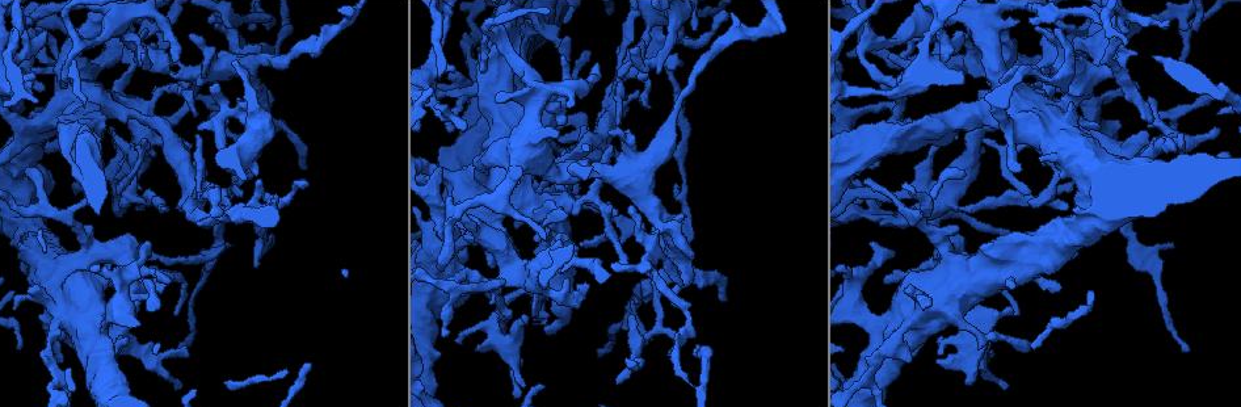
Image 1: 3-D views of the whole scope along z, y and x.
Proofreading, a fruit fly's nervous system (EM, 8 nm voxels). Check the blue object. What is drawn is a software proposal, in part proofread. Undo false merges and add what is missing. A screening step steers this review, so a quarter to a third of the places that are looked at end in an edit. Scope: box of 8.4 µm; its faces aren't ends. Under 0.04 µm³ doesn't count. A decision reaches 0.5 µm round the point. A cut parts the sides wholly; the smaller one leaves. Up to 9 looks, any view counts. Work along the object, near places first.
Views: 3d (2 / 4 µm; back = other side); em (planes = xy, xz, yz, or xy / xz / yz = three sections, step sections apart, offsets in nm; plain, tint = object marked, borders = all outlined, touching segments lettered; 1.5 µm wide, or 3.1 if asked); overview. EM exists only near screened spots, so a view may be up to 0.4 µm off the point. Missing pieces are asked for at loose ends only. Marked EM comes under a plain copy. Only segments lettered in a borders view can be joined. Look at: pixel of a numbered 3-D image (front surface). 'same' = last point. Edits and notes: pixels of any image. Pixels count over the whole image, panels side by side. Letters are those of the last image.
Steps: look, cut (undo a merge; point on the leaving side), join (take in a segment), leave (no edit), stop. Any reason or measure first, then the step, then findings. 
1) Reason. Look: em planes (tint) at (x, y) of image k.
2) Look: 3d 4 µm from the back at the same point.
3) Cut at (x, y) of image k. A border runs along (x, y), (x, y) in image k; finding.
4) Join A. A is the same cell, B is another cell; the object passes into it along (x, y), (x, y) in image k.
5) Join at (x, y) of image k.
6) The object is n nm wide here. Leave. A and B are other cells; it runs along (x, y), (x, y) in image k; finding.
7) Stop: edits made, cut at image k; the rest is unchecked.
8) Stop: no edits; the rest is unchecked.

Sudden change in width. Look: em yz step 4 (tint) at (1053, 38) of image 1.

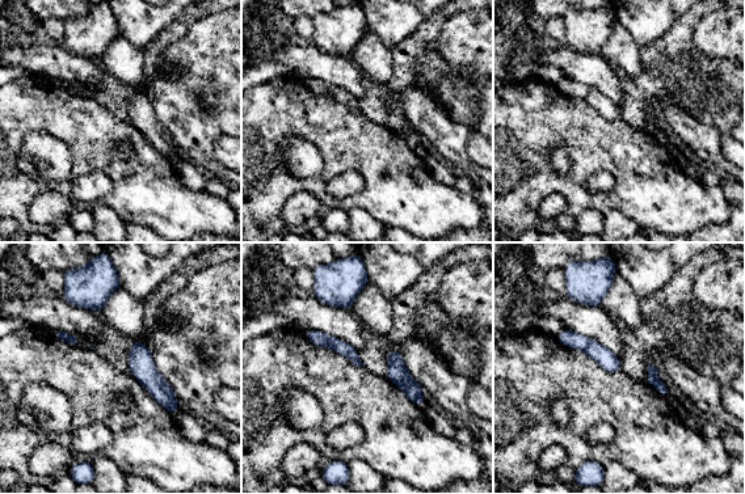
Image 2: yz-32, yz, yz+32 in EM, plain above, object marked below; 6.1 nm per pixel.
Look: em planes (borders) at the same point.

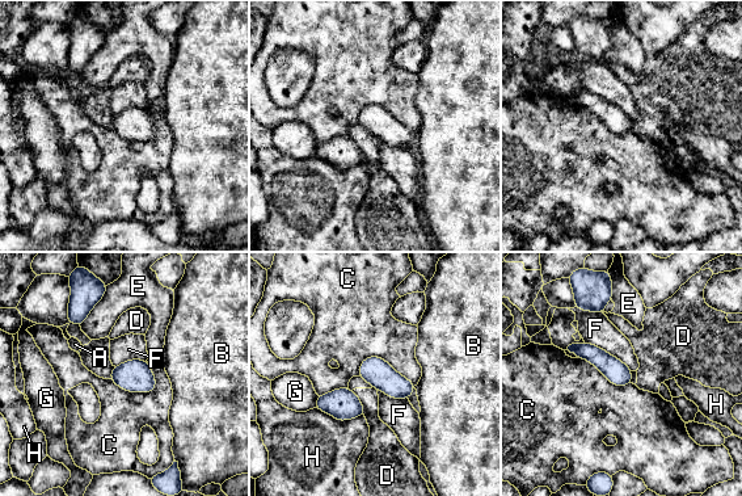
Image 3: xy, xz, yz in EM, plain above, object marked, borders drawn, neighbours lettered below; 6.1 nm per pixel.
The object is 140 nm wide here. Leave. A, B, C, D, E, F, G and H are other cells; a border runs along (110, 378), (129, 391), (156, 389) in image 3; one neuron here.

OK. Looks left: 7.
Branch stops here. Look: 3d 4 µm at (970, 385) of image 1.

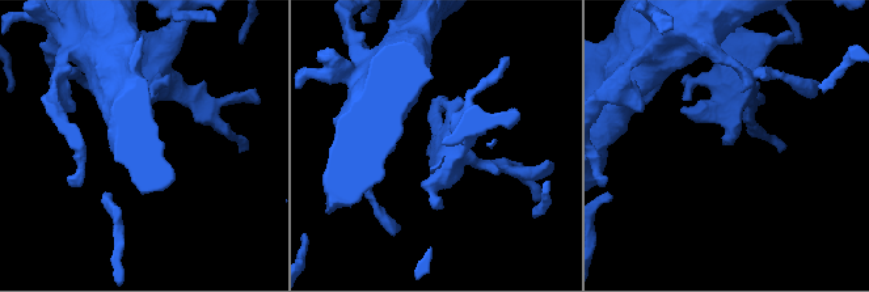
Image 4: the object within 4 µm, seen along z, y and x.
Look: em xy step 4 (tint) at (731, 143) of image 4.

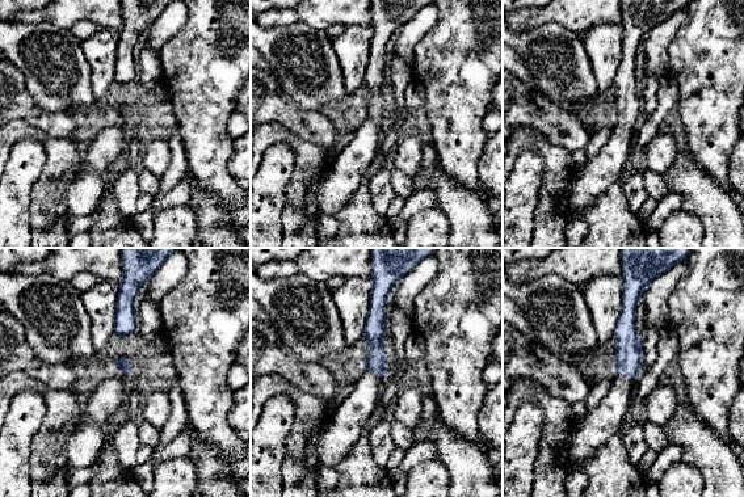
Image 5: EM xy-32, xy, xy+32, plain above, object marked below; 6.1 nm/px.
Cut it another way. Look: em yz step 4 (borders) at the same point.

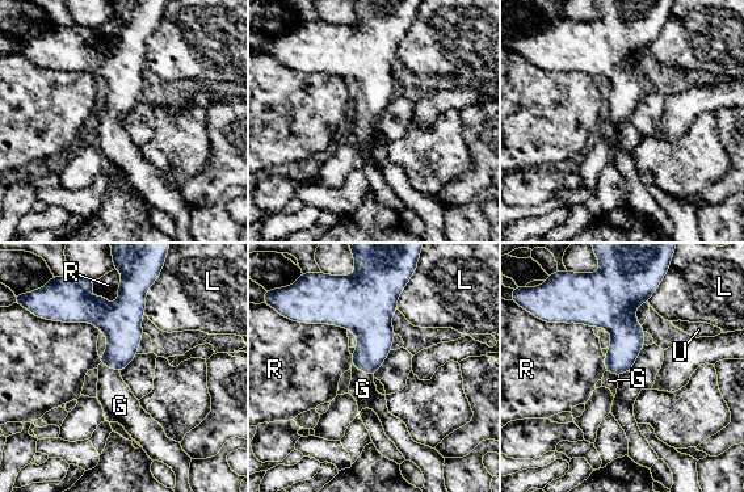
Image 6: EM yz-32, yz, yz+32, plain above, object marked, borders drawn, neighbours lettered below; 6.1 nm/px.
The object is 190 nm wide here. Join G. G is the same cell, L, R and U are other cells; the object passes into it along (375, 335), (362, 371), (362, 389) in image 6; it goes on there.

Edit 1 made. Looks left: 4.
Look: overview.

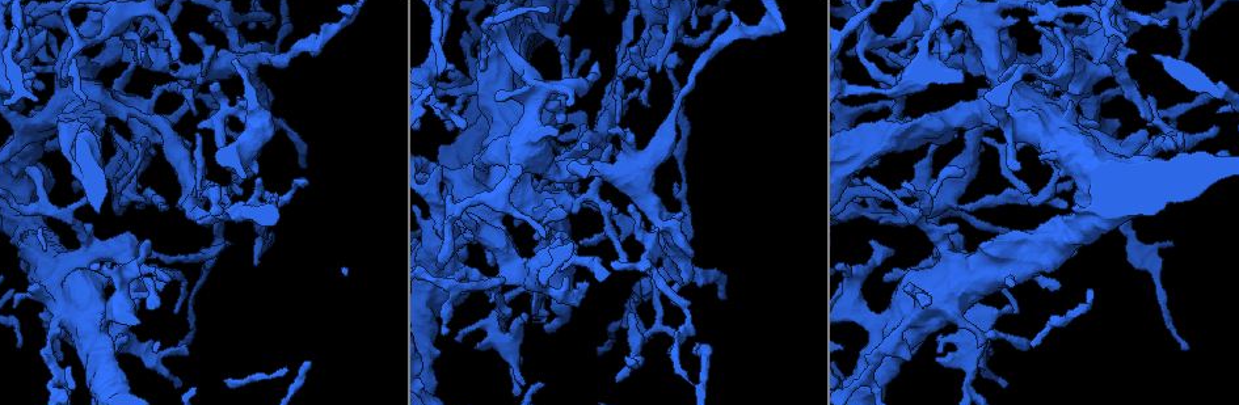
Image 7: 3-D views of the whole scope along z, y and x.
An open end. Look: em planes (borders) at (1041, 162) of image 7.

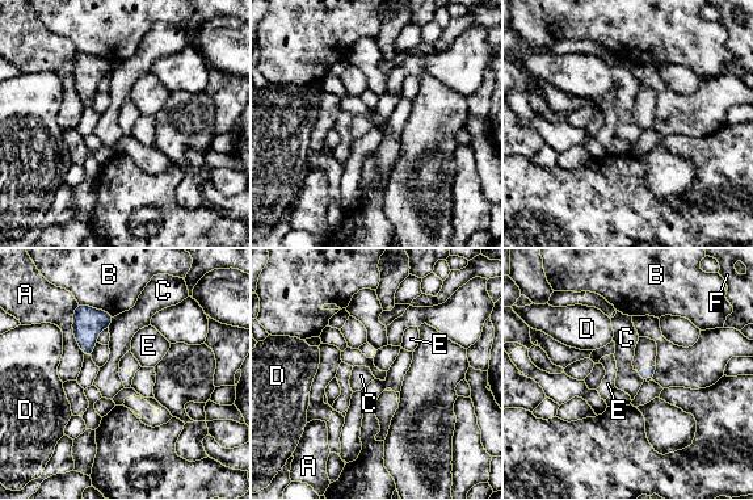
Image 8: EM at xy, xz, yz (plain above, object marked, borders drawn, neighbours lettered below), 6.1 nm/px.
The longest contact is with A, 320 nm. Leave. A, B, C, D, E and F are other cells; none of them fits.

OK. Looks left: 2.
Calibre changes. Look: em planes (borders) at (874, 90) of image 7.

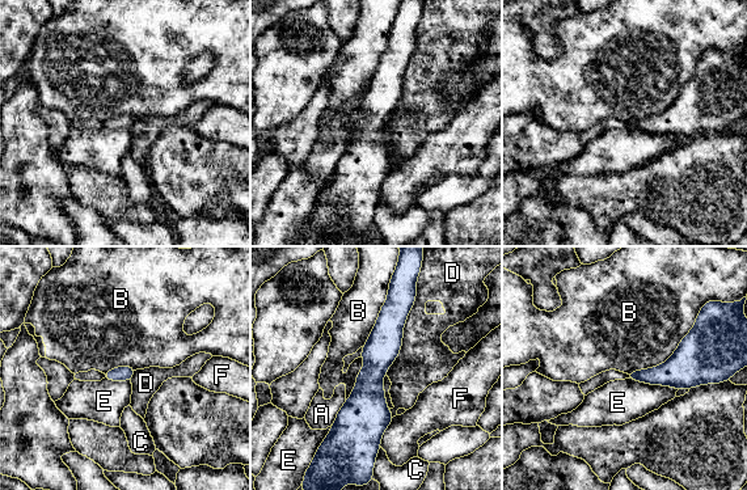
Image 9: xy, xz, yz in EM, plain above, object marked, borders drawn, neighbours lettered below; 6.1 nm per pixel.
Leave. A, B, C, D, E and F are other cells; it runs along (400, 267), (374, 371), (379, 423) in image 9; all the same neuron.

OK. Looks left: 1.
Stop: edits made, join at image 6; the rest is unchecked.

